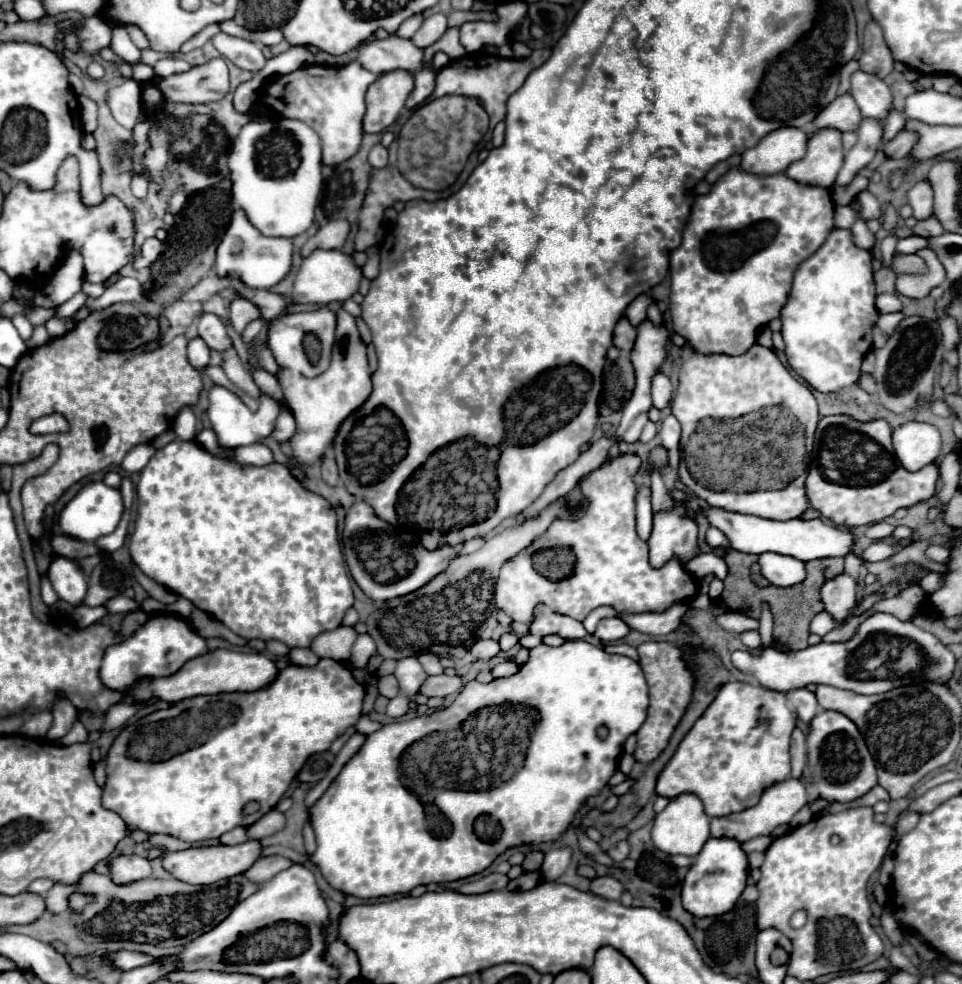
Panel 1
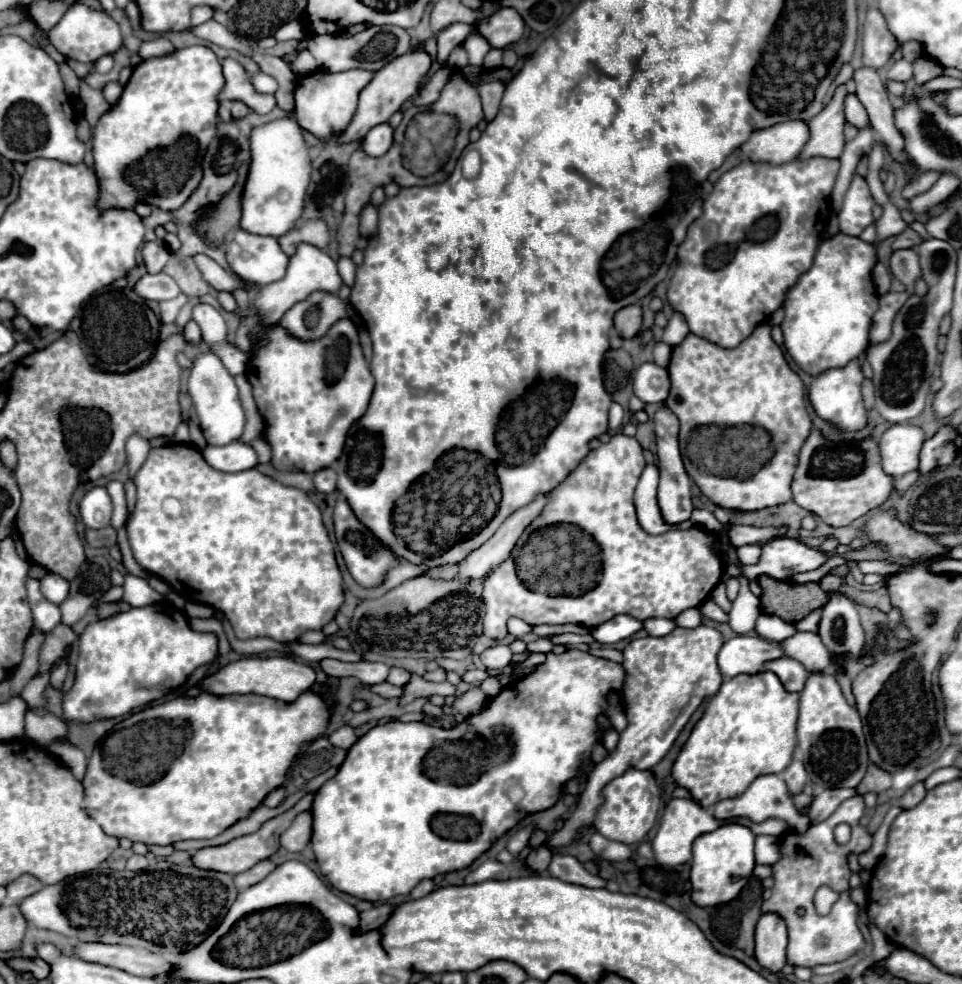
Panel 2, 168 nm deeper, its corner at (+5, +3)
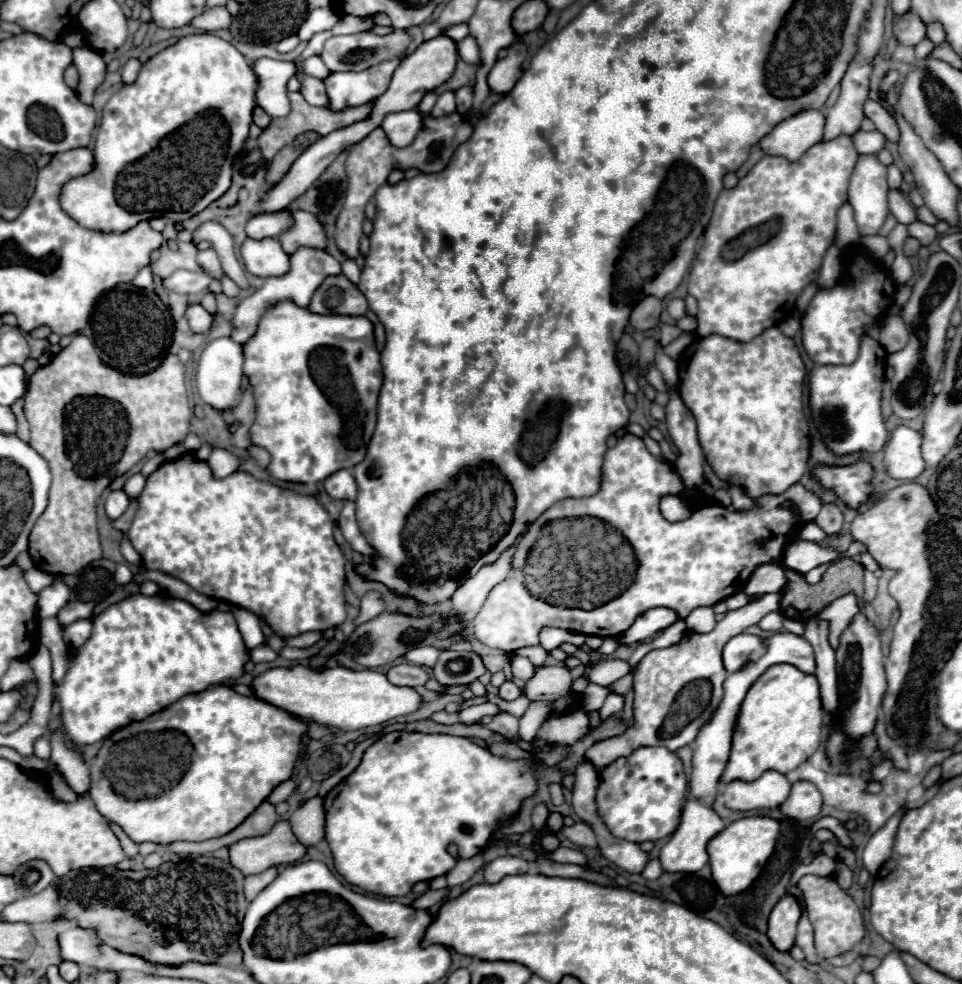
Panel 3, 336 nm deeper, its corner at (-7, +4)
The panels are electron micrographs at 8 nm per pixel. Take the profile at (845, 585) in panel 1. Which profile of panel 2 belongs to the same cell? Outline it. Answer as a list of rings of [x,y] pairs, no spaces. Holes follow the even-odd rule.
[[[828,593],[828,601],[822,607],[822,619],[818,635],[828,647],[830,655],[848,653],[854,661],[864,651],[864,631],[854,601],[844,593]]]

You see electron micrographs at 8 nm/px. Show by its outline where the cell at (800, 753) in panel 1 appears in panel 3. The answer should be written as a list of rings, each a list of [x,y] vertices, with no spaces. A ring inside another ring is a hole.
[[[796,782],[792,786],[788,800],[780,808],[784,818],[794,818],[794,820],[816,818],[822,808],[822,794],[810,782]]]

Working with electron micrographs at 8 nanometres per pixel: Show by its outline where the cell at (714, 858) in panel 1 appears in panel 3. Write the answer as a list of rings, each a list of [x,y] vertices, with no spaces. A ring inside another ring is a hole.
[[[750,816],[750,818],[734,820],[716,838],[712,838],[708,842],[712,876],[724,896],[744,892],[758,878],[766,860],[774,852],[778,830],[780,830],[778,820],[774,820],[770,816]]]

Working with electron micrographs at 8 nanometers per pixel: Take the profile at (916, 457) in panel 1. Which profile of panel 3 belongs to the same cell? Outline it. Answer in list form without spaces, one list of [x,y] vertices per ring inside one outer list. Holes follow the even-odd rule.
[[[898,426],[884,448],[884,468],[896,480],[914,480],[920,476],[926,468],[920,454],[920,432]]]

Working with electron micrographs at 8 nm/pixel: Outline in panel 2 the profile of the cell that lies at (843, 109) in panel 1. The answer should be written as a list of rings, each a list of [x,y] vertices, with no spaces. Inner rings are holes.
[[[848,93],[848,95],[846,95],[846,101],[844,101],[844,117],[846,117],[846,121],[848,121],[850,125],[854,125],[854,127],[858,127],[858,129],[870,125],[870,123],[868,123],[868,115],[866,115],[862,103],[860,103],[860,101],[856,99],[856,95],[852,95],[852,93]]]

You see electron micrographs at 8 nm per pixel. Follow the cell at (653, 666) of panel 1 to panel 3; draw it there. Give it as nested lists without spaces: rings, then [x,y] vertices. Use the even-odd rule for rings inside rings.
[[[780,592],[764,594],[758,600],[748,602],[740,610],[726,612],[726,616],[716,624],[716,628],[712,632],[708,632],[708,634],[690,634],[690,638],[684,638],[676,646],[648,652],[644,656],[644,660],[638,664],[636,672],[634,672],[634,716],[636,716],[636,724],[632,728],[628,728],[624,734],[614,736],[614,738],[608,738],[608,740],[600,740],[600,742],[596,742],[594,746],[590,746],[586,750],[586,758],[592,760],[592,764],[596,766],[596,770],[600,772],[604,766],[612,764],[616,758],[628,756],[628,754],[632,754],[632,750],[636,750],[640,746],[664,746],[664,748],[676,752],[678,748],[682,748],[686,744],[692,744],[694,738],[696,738],[696,734],[698,734],[698,730],[700,730],[700,726],[704,722],[708,722],[712,710],[716,710],[716,706],[720,704],[720,698],[724,694],[722,682],[726,678],[726,670],[724,670],[724,666],[720,662],[720,650],[724,648],[724,642],[728,642],[728,638],[740,634],[744,628],[748,628],[752,624],[758,624],[758,620],[762,616],[766,616],[768,612],[778,612],[780,610],[780,600],[782,600],[782,594]],[[698,680],[710,682],[712,688],[688,688],[688,686],[692,686]]]

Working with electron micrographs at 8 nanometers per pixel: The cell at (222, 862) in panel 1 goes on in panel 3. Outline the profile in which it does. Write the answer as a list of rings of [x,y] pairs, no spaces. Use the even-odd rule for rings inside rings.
[[[286,820],[264,836],[244,838],[230,846],[230,860],[242,874],[260,874],[270,866],[294,864],[304,856],[306,846],[298,842]]]

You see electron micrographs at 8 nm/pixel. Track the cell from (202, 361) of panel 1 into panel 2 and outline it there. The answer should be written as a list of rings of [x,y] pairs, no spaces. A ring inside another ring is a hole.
[[[190,321],[186,327],[184,327],[184,339],[186,339],[186,343],[188,345],[198,345],[200,341],[202,341],[202,335],[200,335],[200,327],[194,323],[194,321]]]

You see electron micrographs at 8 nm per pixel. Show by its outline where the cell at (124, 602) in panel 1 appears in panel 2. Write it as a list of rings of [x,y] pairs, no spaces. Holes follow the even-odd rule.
[[[126,575],[126,583],[124,583],[124,601],[132,607],[148,607],[154,603],[160,603],[164,597],[154,591],[146,579],[134,577],[134,575]]]

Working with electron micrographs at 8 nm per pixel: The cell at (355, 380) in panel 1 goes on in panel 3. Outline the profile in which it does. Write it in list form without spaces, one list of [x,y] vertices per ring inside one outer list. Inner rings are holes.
[[[282,300],[266,308],[254,336],[242,344],[242,350],[244,374],[256,400],[256,418],[250,426],[250,436],[252,444],[270,452],[266,472],[272,478],[314,484],[336,470],[352,468],[364,460],[376,426],[376,404],[382,386],[380,352],[374,344],[372,322],[366,316],[314,314],[292,300]]]

